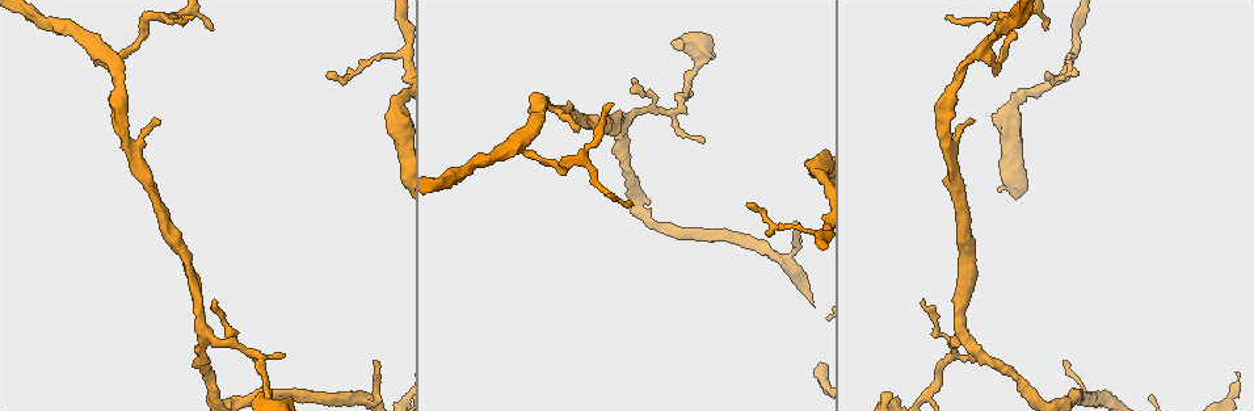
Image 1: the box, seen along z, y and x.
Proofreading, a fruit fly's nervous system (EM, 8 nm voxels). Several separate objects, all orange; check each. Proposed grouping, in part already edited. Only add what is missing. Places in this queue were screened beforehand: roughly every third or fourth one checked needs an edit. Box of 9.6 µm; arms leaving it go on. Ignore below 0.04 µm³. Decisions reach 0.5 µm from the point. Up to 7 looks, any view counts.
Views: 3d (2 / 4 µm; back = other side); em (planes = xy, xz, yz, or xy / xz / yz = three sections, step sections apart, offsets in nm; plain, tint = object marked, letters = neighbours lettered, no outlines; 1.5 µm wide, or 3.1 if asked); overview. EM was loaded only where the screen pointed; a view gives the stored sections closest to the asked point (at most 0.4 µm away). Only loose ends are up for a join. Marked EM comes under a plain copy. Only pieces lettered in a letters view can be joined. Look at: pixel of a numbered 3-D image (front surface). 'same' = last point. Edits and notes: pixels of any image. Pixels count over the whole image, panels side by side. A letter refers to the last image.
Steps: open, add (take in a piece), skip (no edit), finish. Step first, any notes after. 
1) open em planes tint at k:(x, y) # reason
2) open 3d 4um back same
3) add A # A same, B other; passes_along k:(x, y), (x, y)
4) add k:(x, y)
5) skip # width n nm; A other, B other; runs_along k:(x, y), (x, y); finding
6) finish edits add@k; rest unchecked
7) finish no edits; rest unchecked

open em planes letters at 1:(212, 300) # tapers out

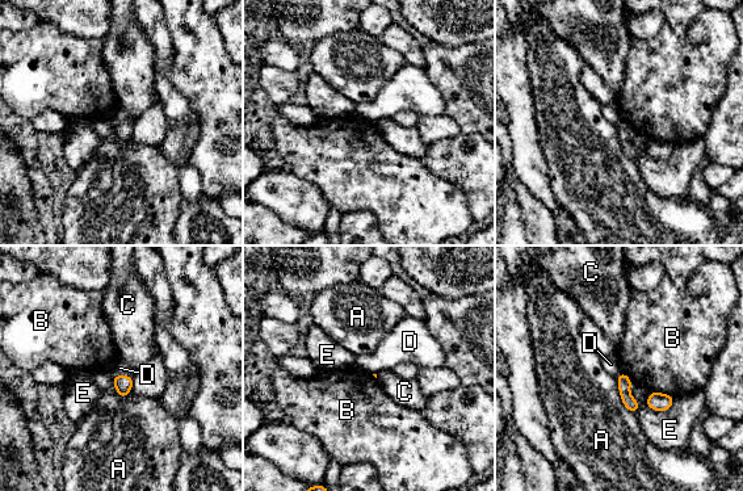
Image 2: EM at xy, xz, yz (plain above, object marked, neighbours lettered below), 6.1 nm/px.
skip # A other, B other, C other, D other, E other; border 2:(114, 374), (129, 374), (131, 377); none of them fits

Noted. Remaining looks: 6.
open 3d 4um at 1:(158, 125) # free end

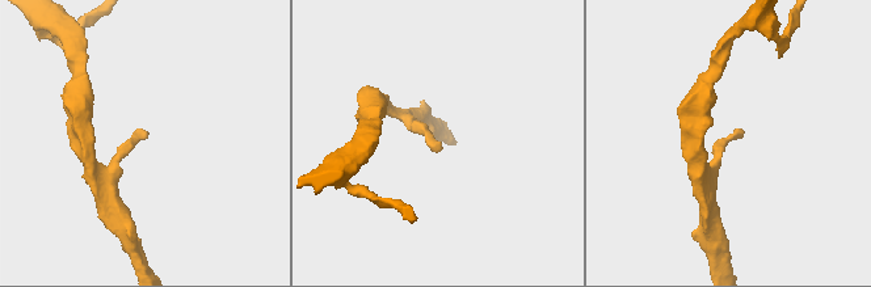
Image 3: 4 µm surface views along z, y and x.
open em xz step 4 letters at 3:(439, 143) # now the EM

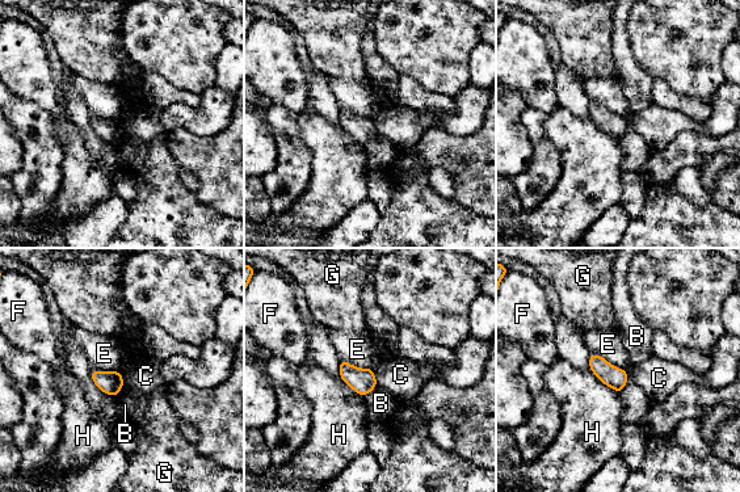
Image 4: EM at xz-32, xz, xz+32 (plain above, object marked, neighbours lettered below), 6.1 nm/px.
skip # longest_contact E 240 nm; B other, C other, E other, F other, G other, H other; border 4:(626, 370), (626, 385), (619, 392); none of them fits

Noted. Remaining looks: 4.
open em planes letters at 1:(891, 394) # branch stops here

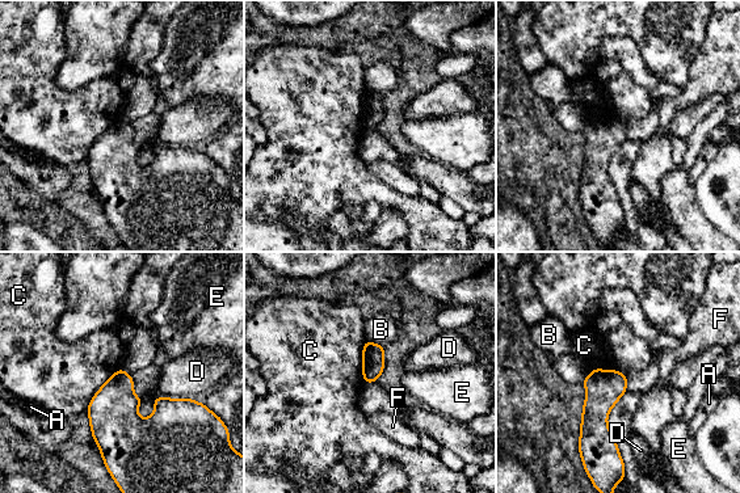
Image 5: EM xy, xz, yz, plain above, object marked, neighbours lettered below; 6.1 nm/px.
skip # width 140 nm; A other, B other, C other, D other, E other, F other; border 5:(120, 367), (101, 386), (85, 409); none of them fits

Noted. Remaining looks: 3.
finish no edits; rest unchecked

